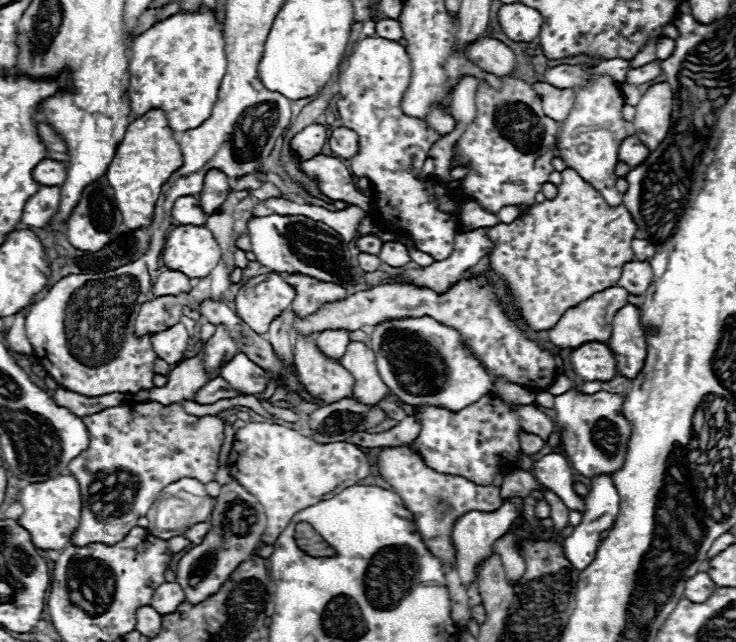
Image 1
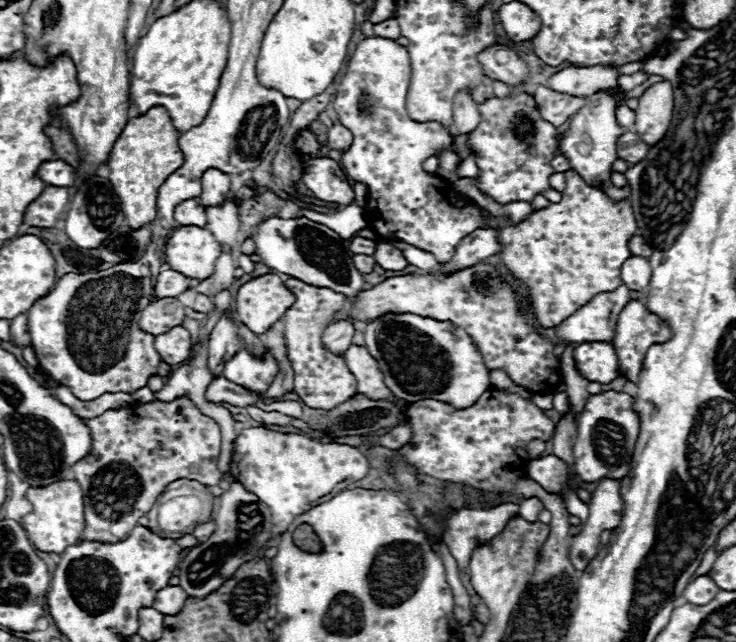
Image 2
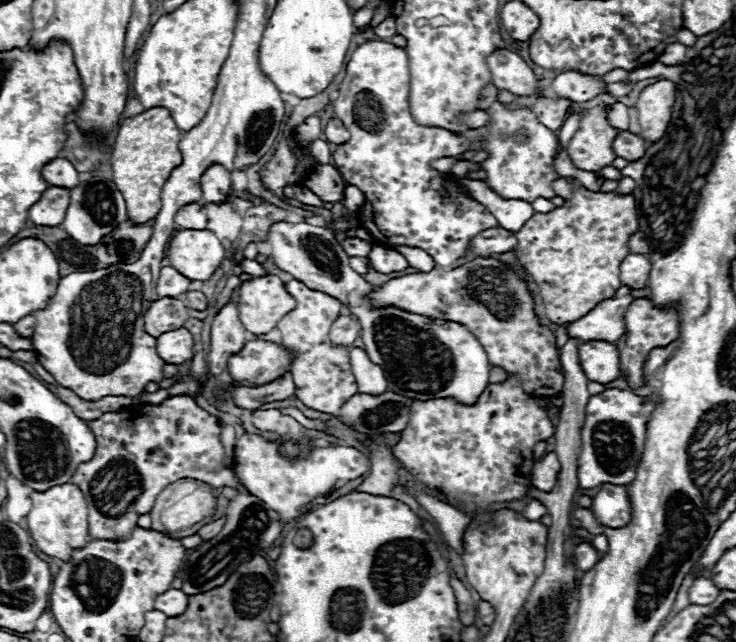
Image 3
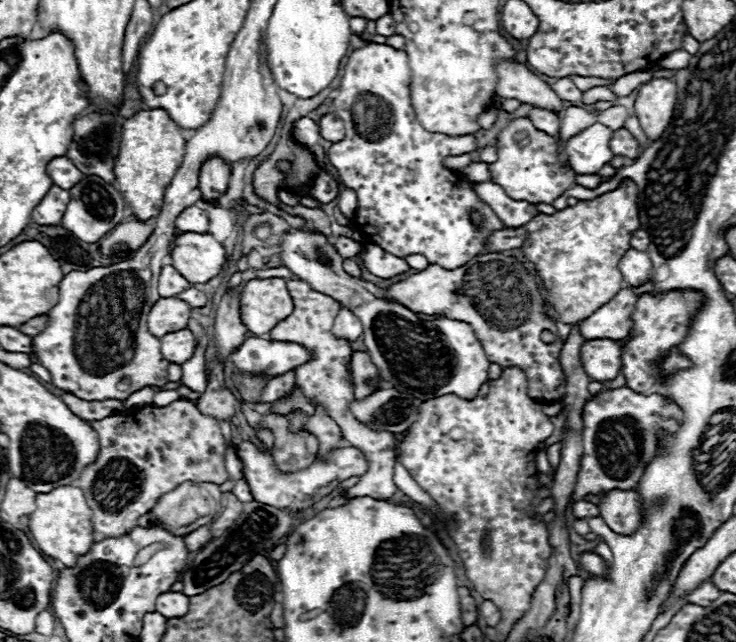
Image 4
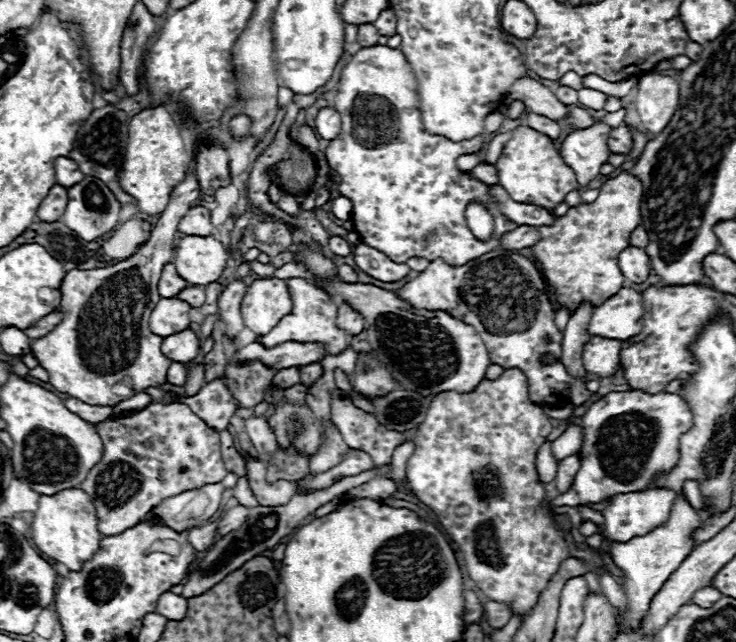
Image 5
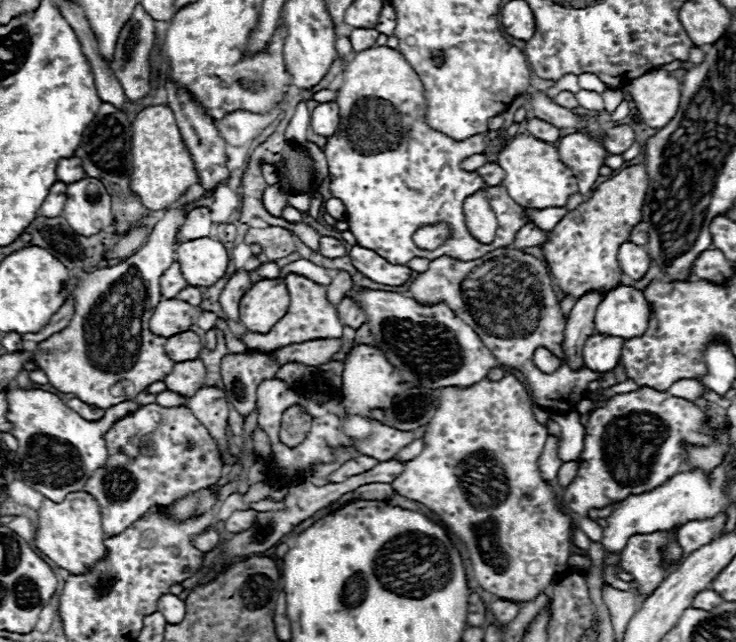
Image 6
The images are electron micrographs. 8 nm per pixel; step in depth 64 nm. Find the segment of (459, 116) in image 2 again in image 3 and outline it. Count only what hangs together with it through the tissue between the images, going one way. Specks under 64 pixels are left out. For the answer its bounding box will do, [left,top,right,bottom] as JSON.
[462,110,488,128]

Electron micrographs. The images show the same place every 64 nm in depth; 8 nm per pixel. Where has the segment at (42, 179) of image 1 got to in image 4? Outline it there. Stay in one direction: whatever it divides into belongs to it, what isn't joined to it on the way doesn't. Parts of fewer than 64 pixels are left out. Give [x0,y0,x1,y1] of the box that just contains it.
[48,156,84,190]

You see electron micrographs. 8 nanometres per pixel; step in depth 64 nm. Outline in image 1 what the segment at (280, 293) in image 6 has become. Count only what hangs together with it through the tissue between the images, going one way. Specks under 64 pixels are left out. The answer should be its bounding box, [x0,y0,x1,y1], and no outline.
[236,274,294,334]

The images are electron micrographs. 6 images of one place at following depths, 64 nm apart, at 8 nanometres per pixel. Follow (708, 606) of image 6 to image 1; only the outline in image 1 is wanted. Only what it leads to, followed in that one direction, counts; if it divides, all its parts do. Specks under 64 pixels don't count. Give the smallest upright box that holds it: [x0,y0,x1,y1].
[684,572,716,604]

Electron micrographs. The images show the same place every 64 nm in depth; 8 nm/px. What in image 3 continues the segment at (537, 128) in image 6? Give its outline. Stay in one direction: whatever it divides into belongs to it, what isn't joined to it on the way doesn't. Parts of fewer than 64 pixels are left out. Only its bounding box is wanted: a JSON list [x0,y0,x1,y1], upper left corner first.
[532,98,572,132]

